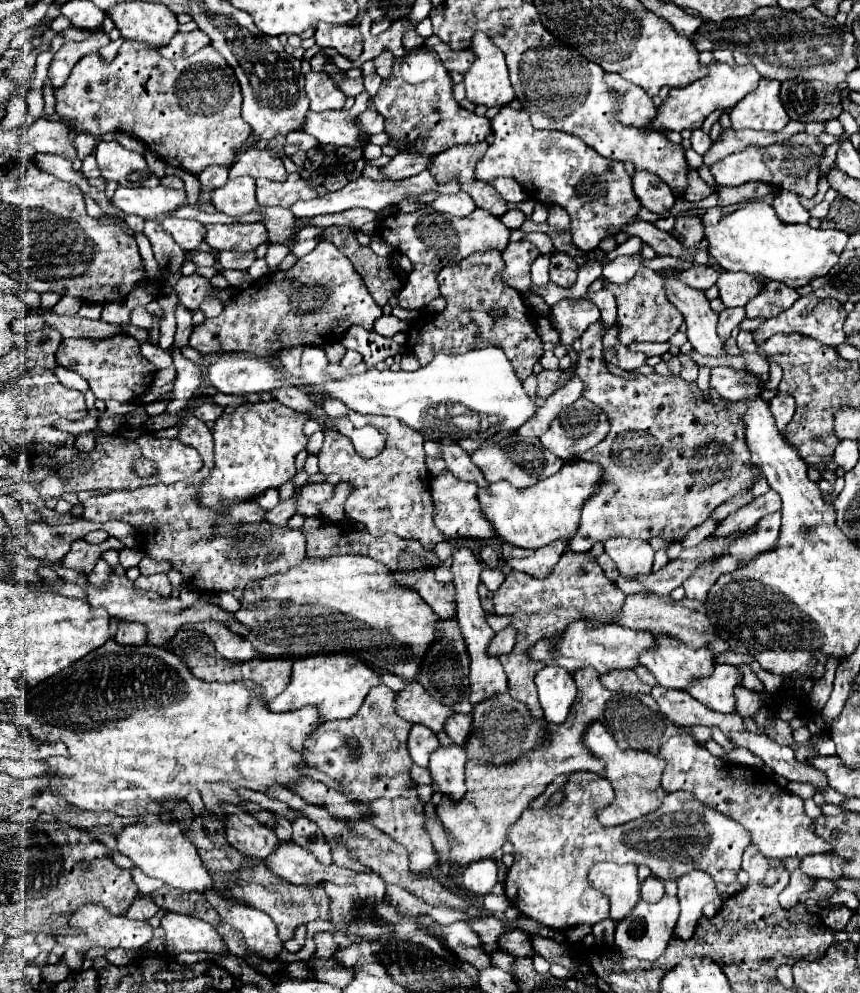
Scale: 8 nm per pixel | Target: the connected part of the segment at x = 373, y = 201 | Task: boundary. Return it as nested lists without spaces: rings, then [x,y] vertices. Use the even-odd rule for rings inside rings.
[[[422,171],[420,175],[414,175],[414,177],[408,177],[406,181],[372,181],[364,175],[356,177],[354,181],[350,181],[344,189],[336,191],[336,193],[326,193],[324,197],[318,197],[318,199],[312,199],[312,201],[298,201],[290,207],[290,211],[294,213],[294,217],[314,217],[314,215],[324,215],[324,213],[336,213],[336,211],[344,211],[344,209],[352,209],[352,207],[364,207],[364,209],[370,209],[370,211],[380,211],[382,207],[390,205],[390,203],[400,203],[408,193],[424,193],[424,191],[438,191],[440,195],[444,193],[458,193],[460,191],[460,185],[456,183],[456,179],[452,179],[450,183],[446,185],[440,185],[434,181],[434,177],[430,175],[430,171]]]

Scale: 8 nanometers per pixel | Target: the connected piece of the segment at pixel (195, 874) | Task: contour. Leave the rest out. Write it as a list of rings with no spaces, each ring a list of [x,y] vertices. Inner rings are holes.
[[[176,819],[172,821],[138,821],[126,825],[126,829],[116,833],[118,851],[134,861],[138,869],[142,869],[148,877],[156,877],[166,885],[180,889],[180,891],[206,891],[212,889],[212,877],[204,867],[202,859],[198,857],[198,849],[194,843],[188,841],[186,833],[182,831]]]

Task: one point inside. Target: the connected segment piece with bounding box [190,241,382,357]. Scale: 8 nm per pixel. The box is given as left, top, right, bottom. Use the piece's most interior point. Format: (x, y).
(279, 310)

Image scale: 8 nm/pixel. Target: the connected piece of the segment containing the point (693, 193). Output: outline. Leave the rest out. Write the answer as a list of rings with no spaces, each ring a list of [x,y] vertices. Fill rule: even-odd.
[[[688,169],[688,187],[686,187],[686,191],[682,191],[680,195],[682,195],[684,199],[688,199],[688,201],[700,201],[700,199],[708,197],[710,193],[714,193],[714,189],[708,187],[708,185],[700,179],[698,171],[696,171],[696,169]]]

